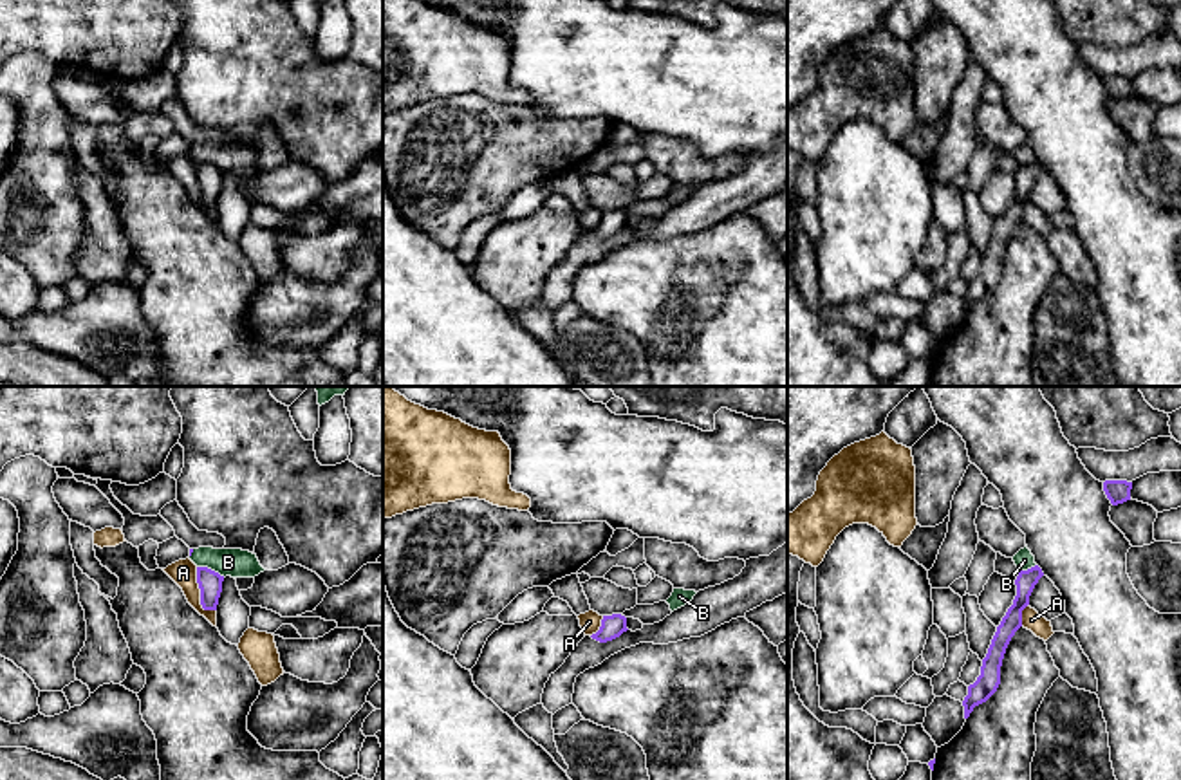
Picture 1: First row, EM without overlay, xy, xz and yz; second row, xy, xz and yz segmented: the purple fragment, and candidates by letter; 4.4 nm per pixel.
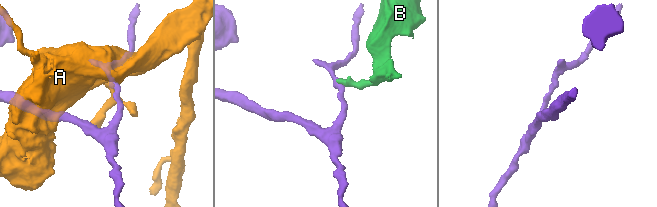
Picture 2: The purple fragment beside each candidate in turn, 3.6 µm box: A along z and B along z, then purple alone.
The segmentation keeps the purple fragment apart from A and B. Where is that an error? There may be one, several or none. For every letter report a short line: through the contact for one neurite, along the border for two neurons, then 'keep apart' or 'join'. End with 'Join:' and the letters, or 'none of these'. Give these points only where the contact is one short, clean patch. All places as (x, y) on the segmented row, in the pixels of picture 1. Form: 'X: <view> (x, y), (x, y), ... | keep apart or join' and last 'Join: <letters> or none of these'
A: keep apart
B: xy (197, 566), (206, 566), (224, 576) | keep apart
Join: none of these

